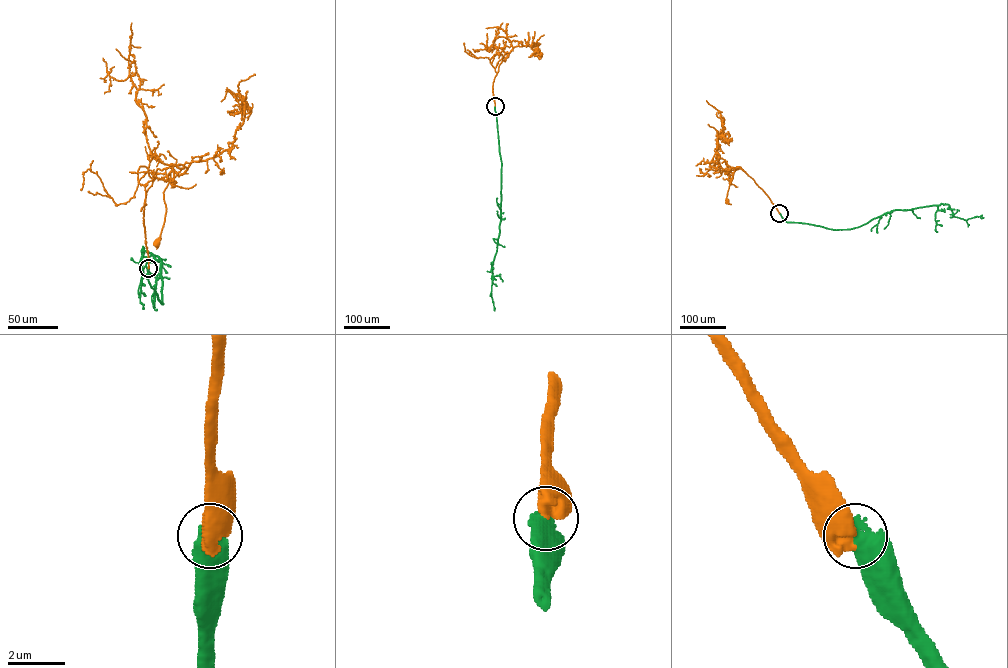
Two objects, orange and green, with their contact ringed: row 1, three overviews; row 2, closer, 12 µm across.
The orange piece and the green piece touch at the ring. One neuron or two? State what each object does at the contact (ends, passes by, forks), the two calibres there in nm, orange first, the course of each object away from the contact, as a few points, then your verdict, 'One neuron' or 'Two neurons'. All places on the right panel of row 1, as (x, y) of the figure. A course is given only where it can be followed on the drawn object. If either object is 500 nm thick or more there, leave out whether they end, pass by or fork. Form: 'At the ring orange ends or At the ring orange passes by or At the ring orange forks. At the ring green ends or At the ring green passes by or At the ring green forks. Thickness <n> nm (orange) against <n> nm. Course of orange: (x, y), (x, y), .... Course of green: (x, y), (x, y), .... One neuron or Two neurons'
Thickness 800 nm (orange) against 650 nm. Course of orange: (779, 213), (754, 180), (738, 167), (731, 168), (734, 172), (726, 202). Course of green: (779, 213), (787, 222), (835, 230), (858, 227), (892, 210), (942, 204), (949, 205), (954, 216), (983, 217). Two neurons

